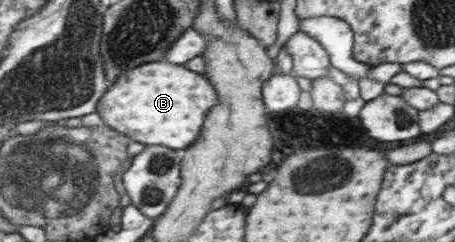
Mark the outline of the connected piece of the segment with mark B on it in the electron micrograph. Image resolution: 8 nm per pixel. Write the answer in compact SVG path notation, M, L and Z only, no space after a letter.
M153 62L125 72L99 101L98 114L111 129L135 138L141 144L189 149L201 136L207 114L219 104L218 90L210 78L171 62Z

